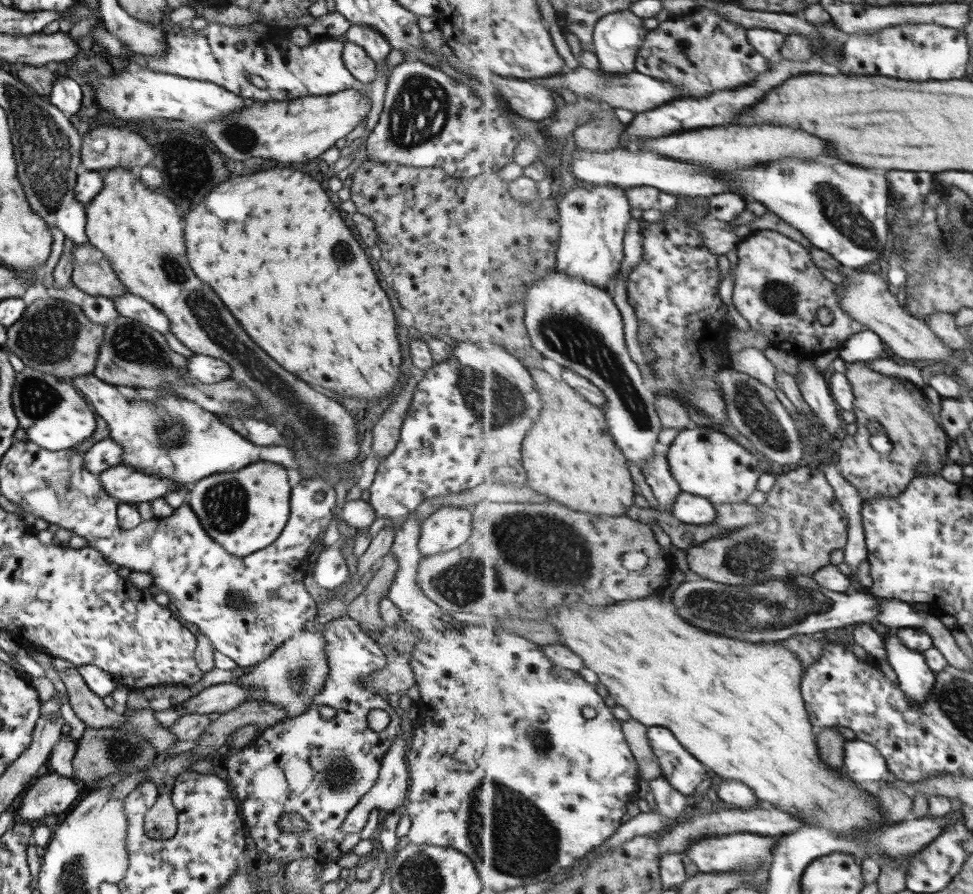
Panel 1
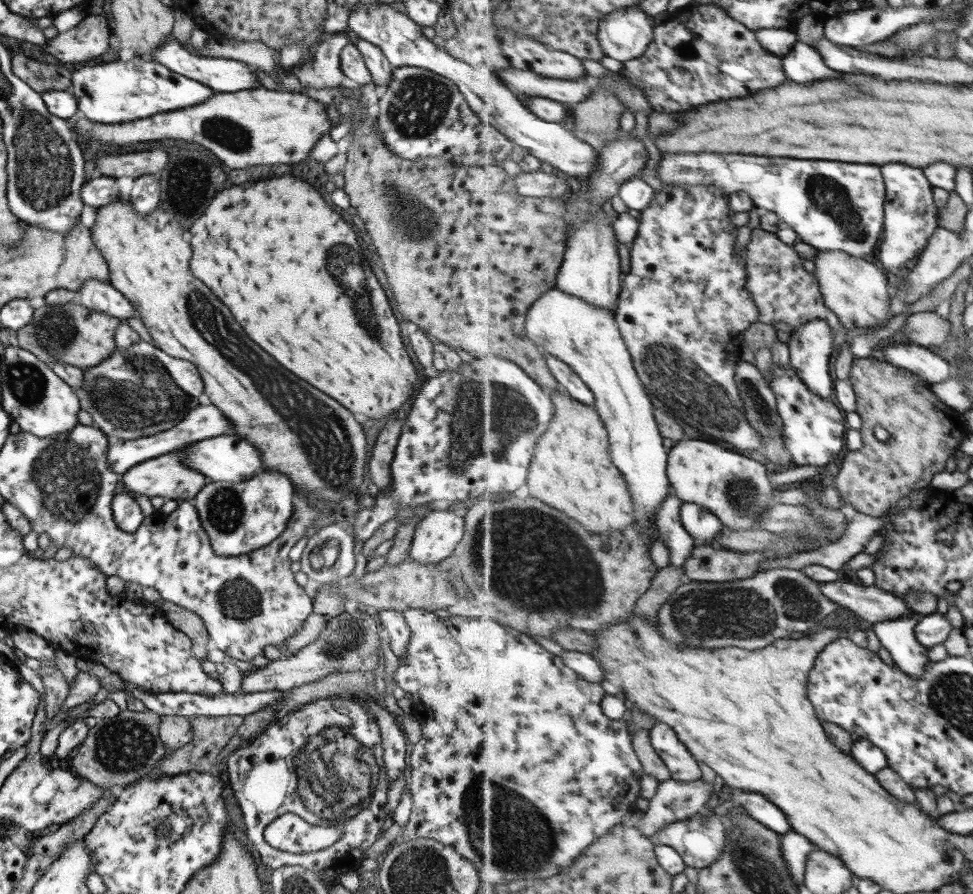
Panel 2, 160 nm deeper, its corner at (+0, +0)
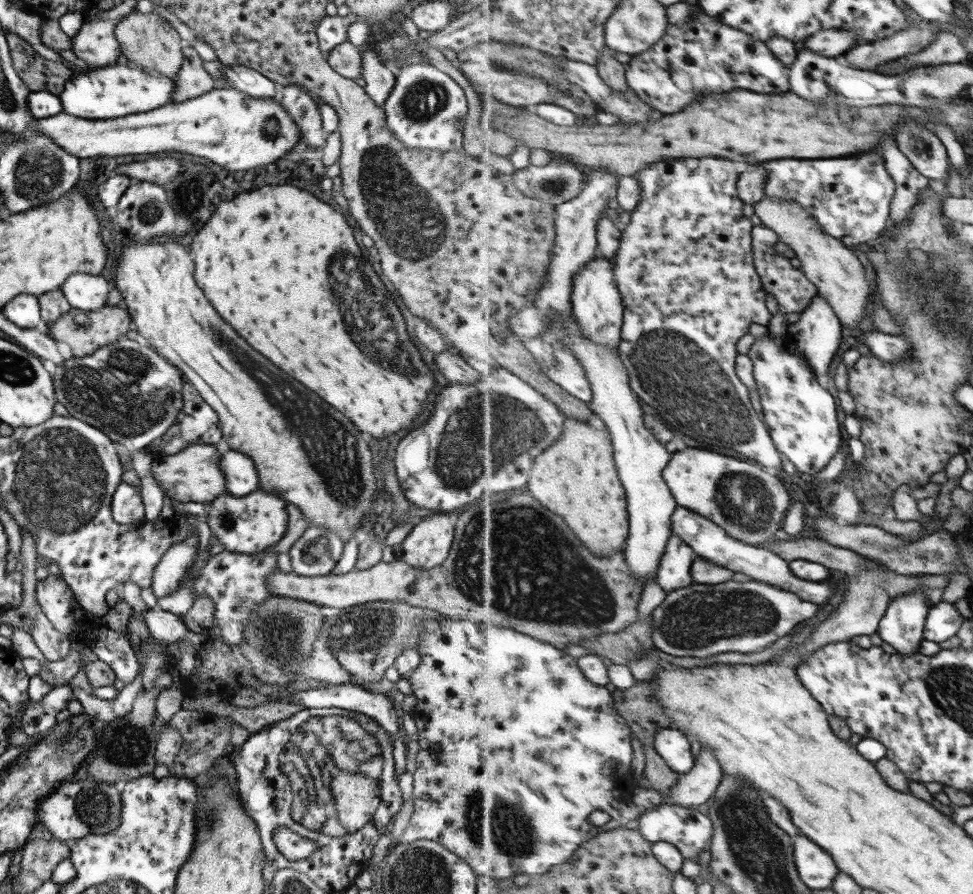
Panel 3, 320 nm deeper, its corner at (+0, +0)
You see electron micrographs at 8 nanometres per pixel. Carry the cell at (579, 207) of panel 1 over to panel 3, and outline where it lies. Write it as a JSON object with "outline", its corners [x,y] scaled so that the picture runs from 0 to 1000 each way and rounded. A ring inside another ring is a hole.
{"outline":[[[614,286],[612,291],[608,291],[591,308],[587,333],[589,334],[588,349],[594,356],[594,360],[597,360],[598,372],[615,385],[637,389],[641,342],[635,315],[632,313],[630,293],[620,286]]]}

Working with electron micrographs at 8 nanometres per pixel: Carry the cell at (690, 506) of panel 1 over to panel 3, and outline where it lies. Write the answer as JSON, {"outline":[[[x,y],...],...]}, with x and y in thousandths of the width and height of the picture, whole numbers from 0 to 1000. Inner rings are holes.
{"outline":[[[697,566],[697,569],[693,573],[691,593],[693,597],[702,603],[702,606],[705,606],[714,615],[716,622],[731,626],[739,633],[747,633],[749,638],[763,640],[773,649],[790,651],[792,655],[801,655],[805,660],[812,660],[823,669],[828,670],[829,673],[838,673],[844,677],[848,676],[852,669],[862,664],[858,663],[858,659],[852,653],[821,647],[813,638],[812,629],[798,617],[786,612],[772,611],[762,604],[757,604],[749,600],[744,591],[729,582],[729,579],[725,579],[721,575],[712,573],[702,566]]]}

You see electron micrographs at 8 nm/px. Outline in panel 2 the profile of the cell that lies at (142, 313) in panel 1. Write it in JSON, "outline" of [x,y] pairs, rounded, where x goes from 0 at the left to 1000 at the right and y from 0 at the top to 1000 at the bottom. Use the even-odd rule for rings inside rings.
{"outline":[[[98,312],[85,314],[85,320],[80,327],[82,341],[91,347],[111,351],[124,359],[128,359],[134,353],[140,353],[133,336],[117,324],[112,315]]]}

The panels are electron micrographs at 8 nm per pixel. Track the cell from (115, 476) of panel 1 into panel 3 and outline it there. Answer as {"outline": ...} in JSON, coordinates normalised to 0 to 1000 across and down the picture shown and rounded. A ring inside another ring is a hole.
{"outline":[[[200,496],[191,499],[182,508],[173,508],[163,516],[157,513],[155,518],[156,534],[177,560],[211,564],[232,548],[230,530],[224,520],[225,516],[226,508],[221,498]]]}

